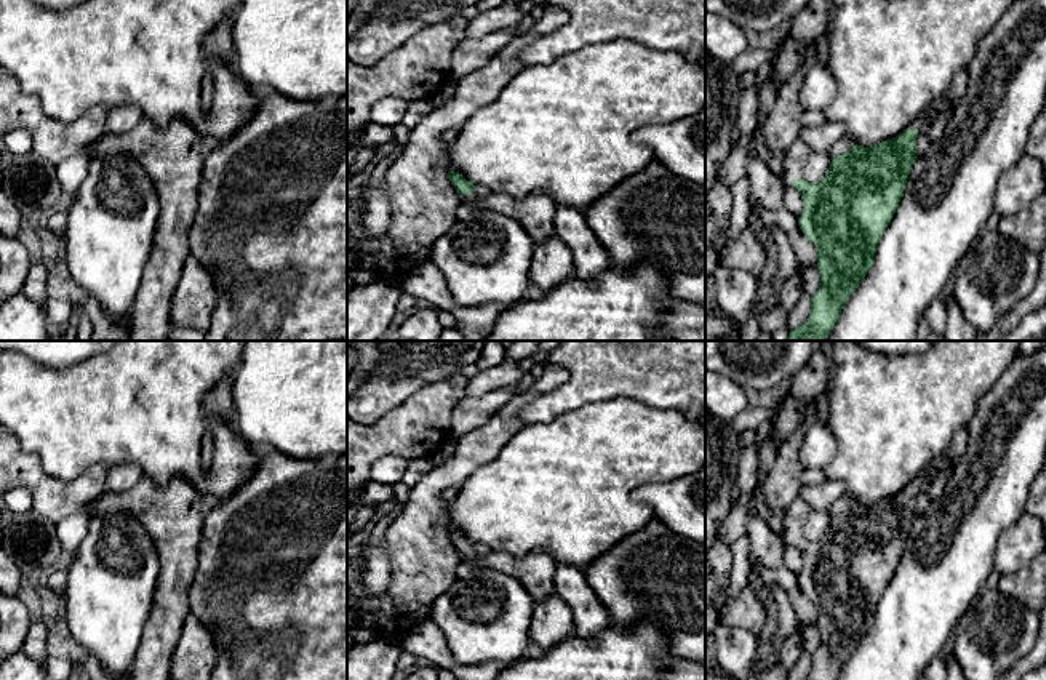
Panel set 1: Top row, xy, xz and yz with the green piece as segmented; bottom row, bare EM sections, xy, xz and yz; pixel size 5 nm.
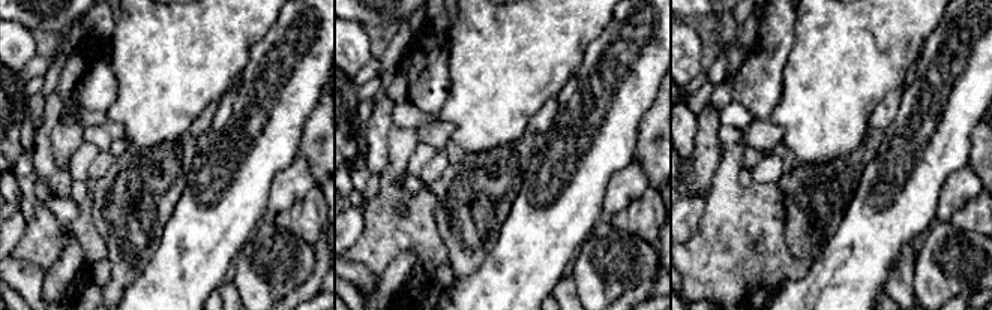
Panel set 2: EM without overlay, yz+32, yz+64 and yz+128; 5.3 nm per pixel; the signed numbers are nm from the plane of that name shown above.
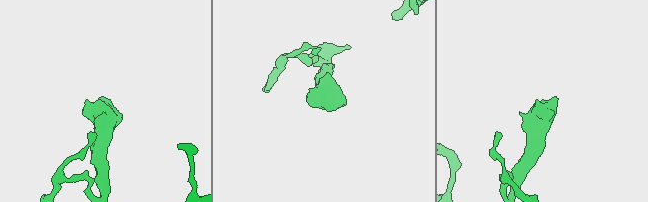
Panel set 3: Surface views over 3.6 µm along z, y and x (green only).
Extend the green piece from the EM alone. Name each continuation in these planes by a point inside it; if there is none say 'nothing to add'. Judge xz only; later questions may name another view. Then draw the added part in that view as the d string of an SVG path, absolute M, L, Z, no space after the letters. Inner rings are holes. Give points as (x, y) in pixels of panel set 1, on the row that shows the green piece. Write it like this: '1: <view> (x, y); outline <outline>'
1: xz (474, 199); outline M477 186L469 195L464 195L465 198L465 205L469 205L472 210L473 208L481 208L481 202L491 195L491 190L483 187L483 186Z

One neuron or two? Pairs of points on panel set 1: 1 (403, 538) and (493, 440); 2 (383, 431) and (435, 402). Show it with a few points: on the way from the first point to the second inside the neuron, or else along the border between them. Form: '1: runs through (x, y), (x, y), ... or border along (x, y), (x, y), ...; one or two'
1: runs through (424, 511), (424, 498), (466, 461); one
2: runs through (395, 431), (407, 431), (423, 415); one

